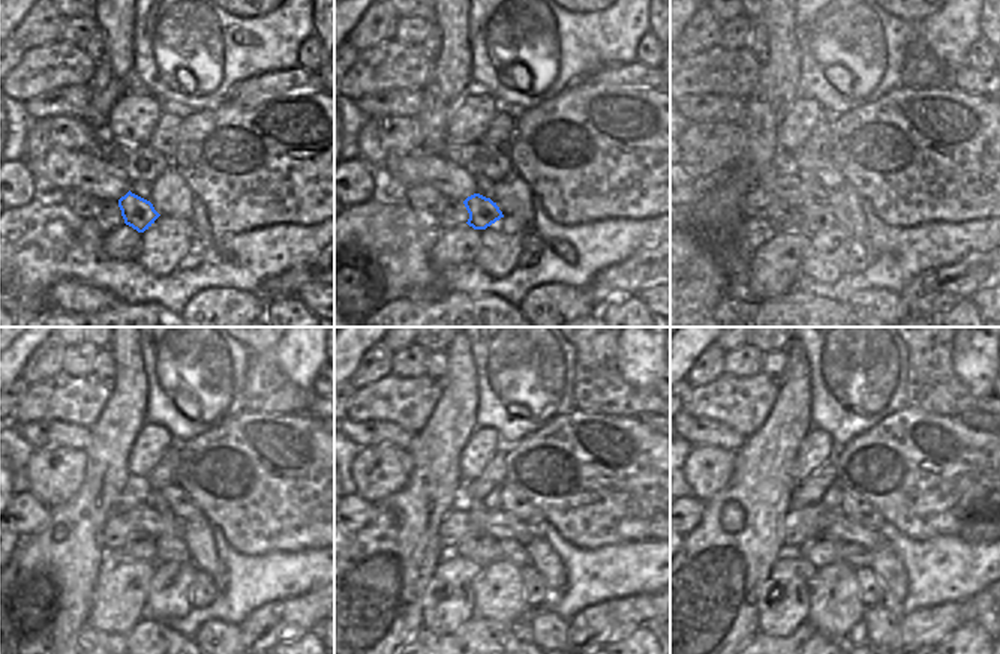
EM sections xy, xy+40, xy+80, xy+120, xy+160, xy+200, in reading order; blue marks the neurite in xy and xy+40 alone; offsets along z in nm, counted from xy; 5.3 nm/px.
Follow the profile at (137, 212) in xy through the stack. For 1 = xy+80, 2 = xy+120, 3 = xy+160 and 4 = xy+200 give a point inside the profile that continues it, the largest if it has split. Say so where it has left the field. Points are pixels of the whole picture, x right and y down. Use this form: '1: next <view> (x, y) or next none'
1: next xy+80 (817, 216)
2: next xy+120 (168, 549)
3: next xy+160 (513, 551)
4: next xy+200 (855, 555)

